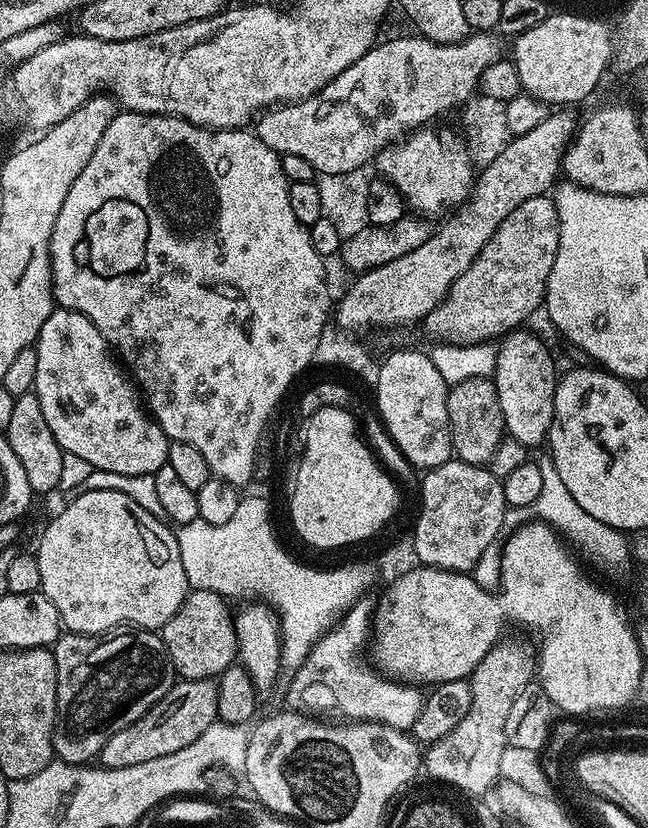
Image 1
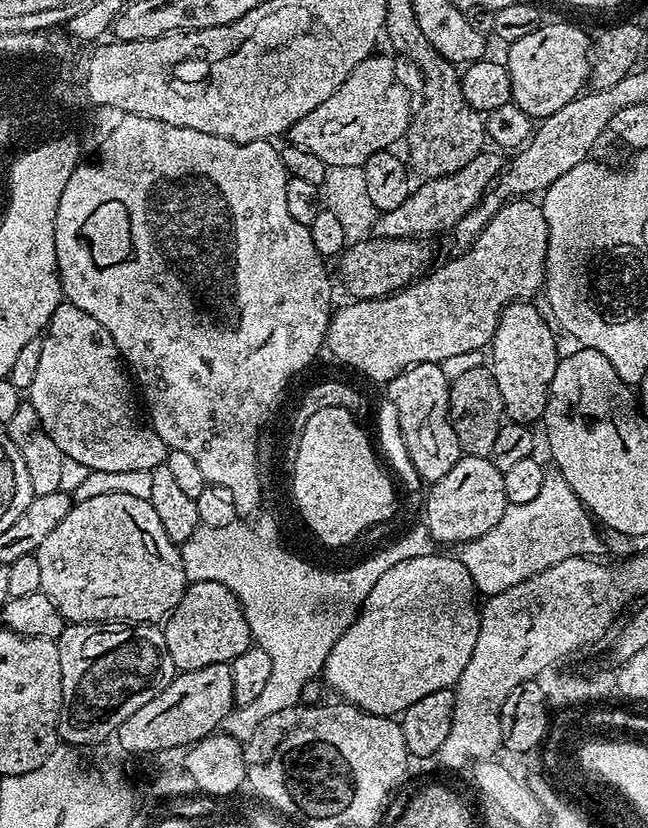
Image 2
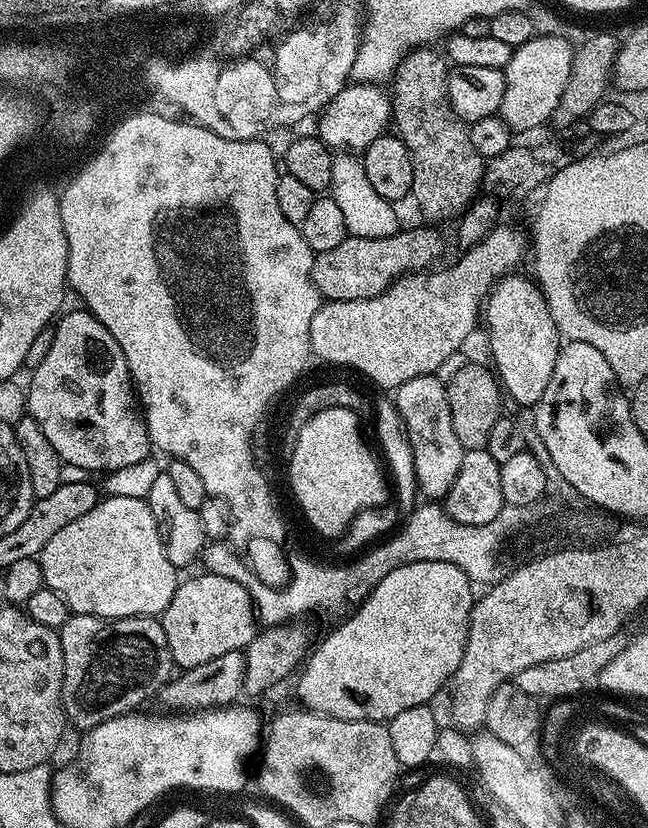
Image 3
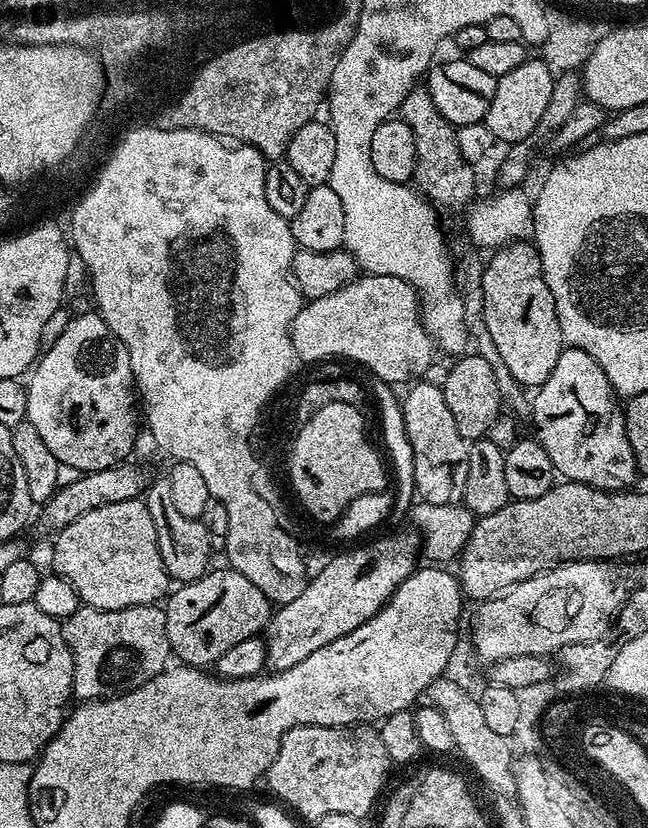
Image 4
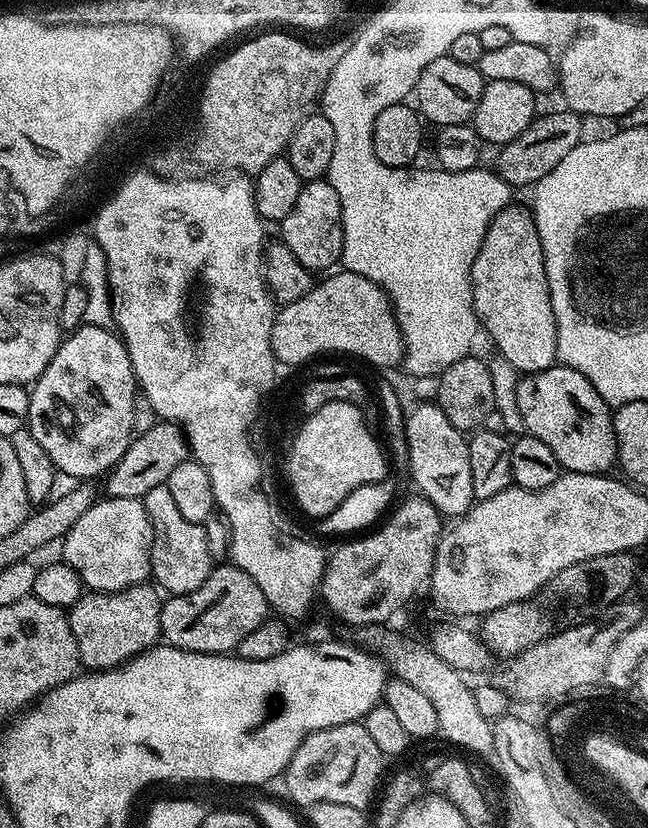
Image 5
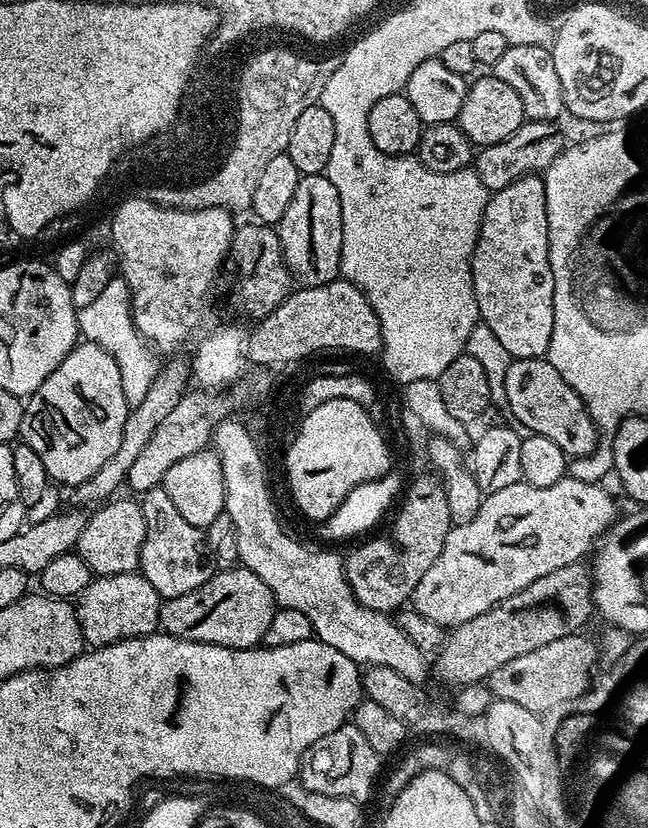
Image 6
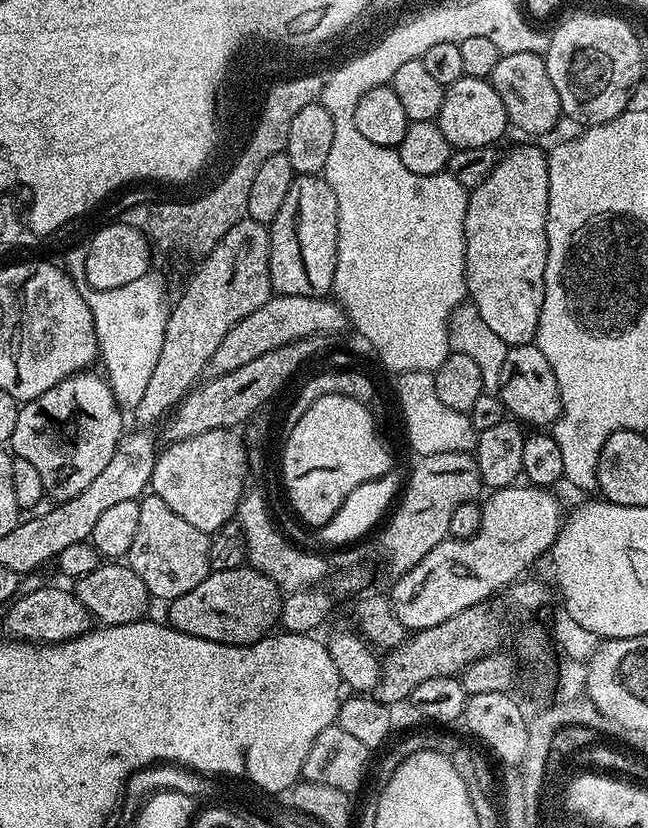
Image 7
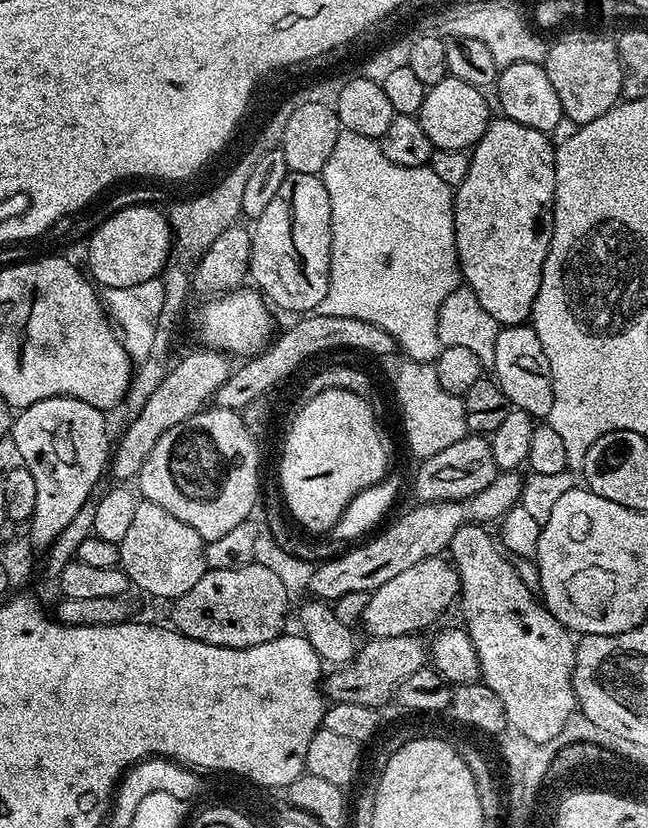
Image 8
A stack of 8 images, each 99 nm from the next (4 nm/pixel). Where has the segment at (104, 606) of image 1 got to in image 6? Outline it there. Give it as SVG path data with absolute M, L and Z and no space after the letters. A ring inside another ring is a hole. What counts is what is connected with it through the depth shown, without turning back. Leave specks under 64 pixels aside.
M113 498L101 503L96 513L88 516L86 526L78 538L75 551L79 552L82 562L90 566L96 576L113 576L135 572L140 567L142 542L146 538L146 518L139 503L133 500Z

